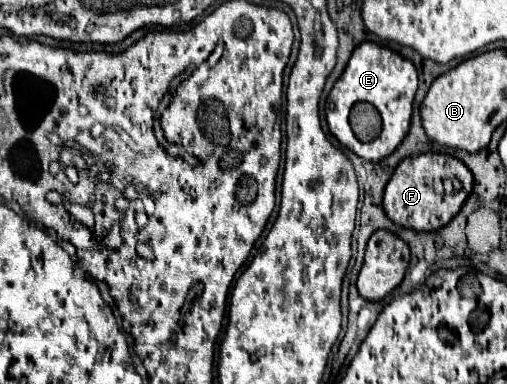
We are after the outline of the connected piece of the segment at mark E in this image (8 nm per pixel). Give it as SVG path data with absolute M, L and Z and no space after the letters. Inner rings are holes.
M365 41L365 43L355 47L343 75L339 77L339 81L331 89L329 97L333 99L335 109L333 109L333 113L327 115L329 131L337 137L337 141L341 145L351 149L361 159L367 159L371 163L381 161L395 151L395 147L401 143L401 139L405 137L405 133L409 129L415 91L417 91L417 69L415 69L415 65L409 59L401 57L399 53L395 53L387 47ZM359 101L375 103L381 111L383 129L381 129L379 137L373 139L371 143L361 143L349 127L349 109L353 103L359 103Z

